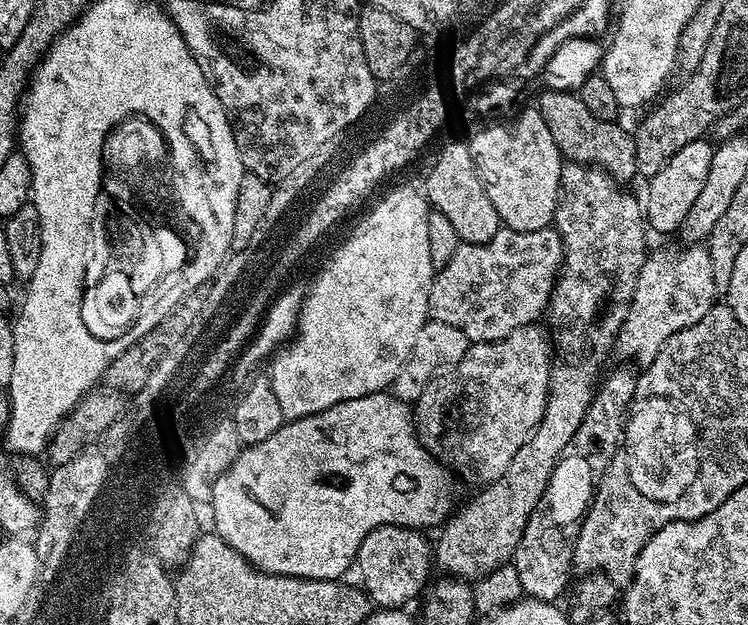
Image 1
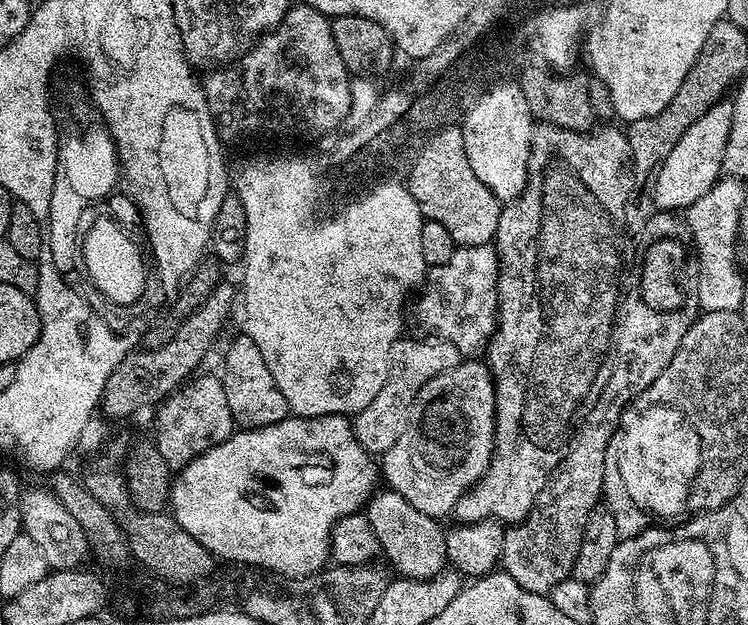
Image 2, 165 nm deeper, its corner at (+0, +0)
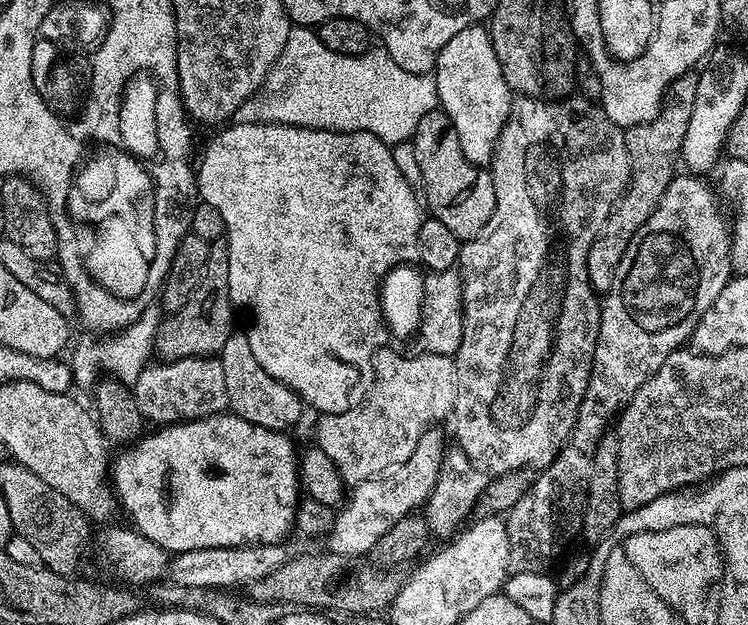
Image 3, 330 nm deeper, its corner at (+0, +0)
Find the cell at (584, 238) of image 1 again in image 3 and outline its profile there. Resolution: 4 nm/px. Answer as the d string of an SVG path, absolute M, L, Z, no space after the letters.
M579 94L554 100L539 100L533 96L516 96L512 109L502 126L502 134L496 143L496 153L490 165L494 182L494 214L490 222L478 230L474 238L460 245L458 271L462 282L462 342L455 354L456 397L452 407L450 424L456 427L458 448L479 465L484 472L492 476L501 476L507 472L517 472L523 468L543 470L554 462L568 439L564 434L574 430L582 398L591 378L592 355L596 349L596 339L600 333L600 306L598 293L588 281L588 251L596 241L608 215L616 207L616 201L624 194L628 180L632 176L632 167L628 161L628 151L624 141L624 132L604 112L599 103L584 99Z

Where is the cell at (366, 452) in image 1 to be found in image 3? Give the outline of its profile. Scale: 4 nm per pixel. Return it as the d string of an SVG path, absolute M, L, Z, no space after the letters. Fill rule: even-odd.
M221 414L219 416L208 416L205 420L185 420L179 424L170 424L156 430L153 436L144 434L138 440L130 443L123 450L115 453L110 464L110 483L115 491L119 507L128 511L128 516L136 531L147 533L150 542L160 542L169 553L177 550L202 550L203 548L241 548L247 544L279 544L287 541L288 531L293 531L296 523L296 510L302 499L302 485L300 483L300 469L298 467L298 448L292 445L291 435L266 430L262 426L254 426L254 422L246 422L241 416ZM148 460L188 460L184 464L185 472L176 476L177 484L160 484L160 476L152 472L148 476Z

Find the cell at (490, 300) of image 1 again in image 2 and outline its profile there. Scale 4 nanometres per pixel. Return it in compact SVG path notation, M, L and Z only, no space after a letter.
M492 244L482 246L459 246L450 254L450 262L442 262L442 266L428 268L426 279L419 289L420 301L416 304L416 320L424 327L423 335L428 338L445 340L458 346L461 357L472 358L487 349L492 333L496 331L498 319L498 278L500 277L500 257Z

